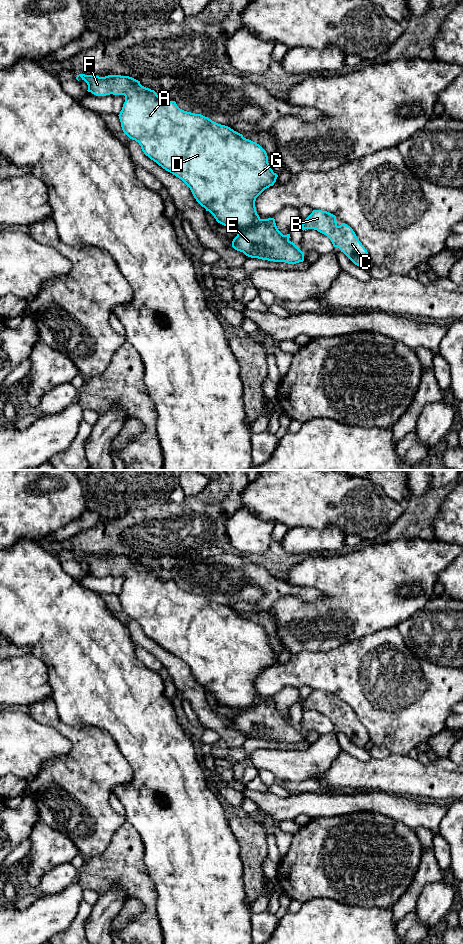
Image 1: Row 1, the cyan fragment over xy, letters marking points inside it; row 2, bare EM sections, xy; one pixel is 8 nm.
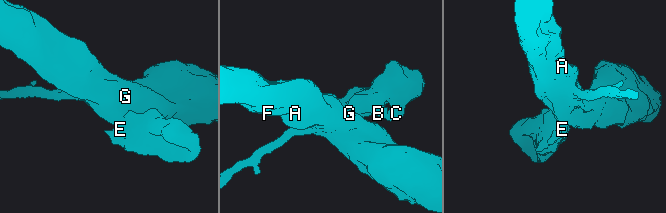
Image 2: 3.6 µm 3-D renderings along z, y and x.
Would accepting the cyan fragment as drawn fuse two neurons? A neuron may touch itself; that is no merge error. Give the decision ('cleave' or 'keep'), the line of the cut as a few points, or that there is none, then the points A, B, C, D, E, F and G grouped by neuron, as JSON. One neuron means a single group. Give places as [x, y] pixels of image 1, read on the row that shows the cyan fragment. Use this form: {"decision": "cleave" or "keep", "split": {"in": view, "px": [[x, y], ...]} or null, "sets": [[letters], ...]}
{"decision": "cleave", "split": {"in": "xy", "px": [[259, 218], [251, 225], [237, 231]]}, "sets": [["A", "D", "F", "G"], ["B", "C", "E"]]}

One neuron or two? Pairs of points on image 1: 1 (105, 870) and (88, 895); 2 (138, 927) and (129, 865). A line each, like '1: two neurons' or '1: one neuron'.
1: two neurons
2: one neuron

